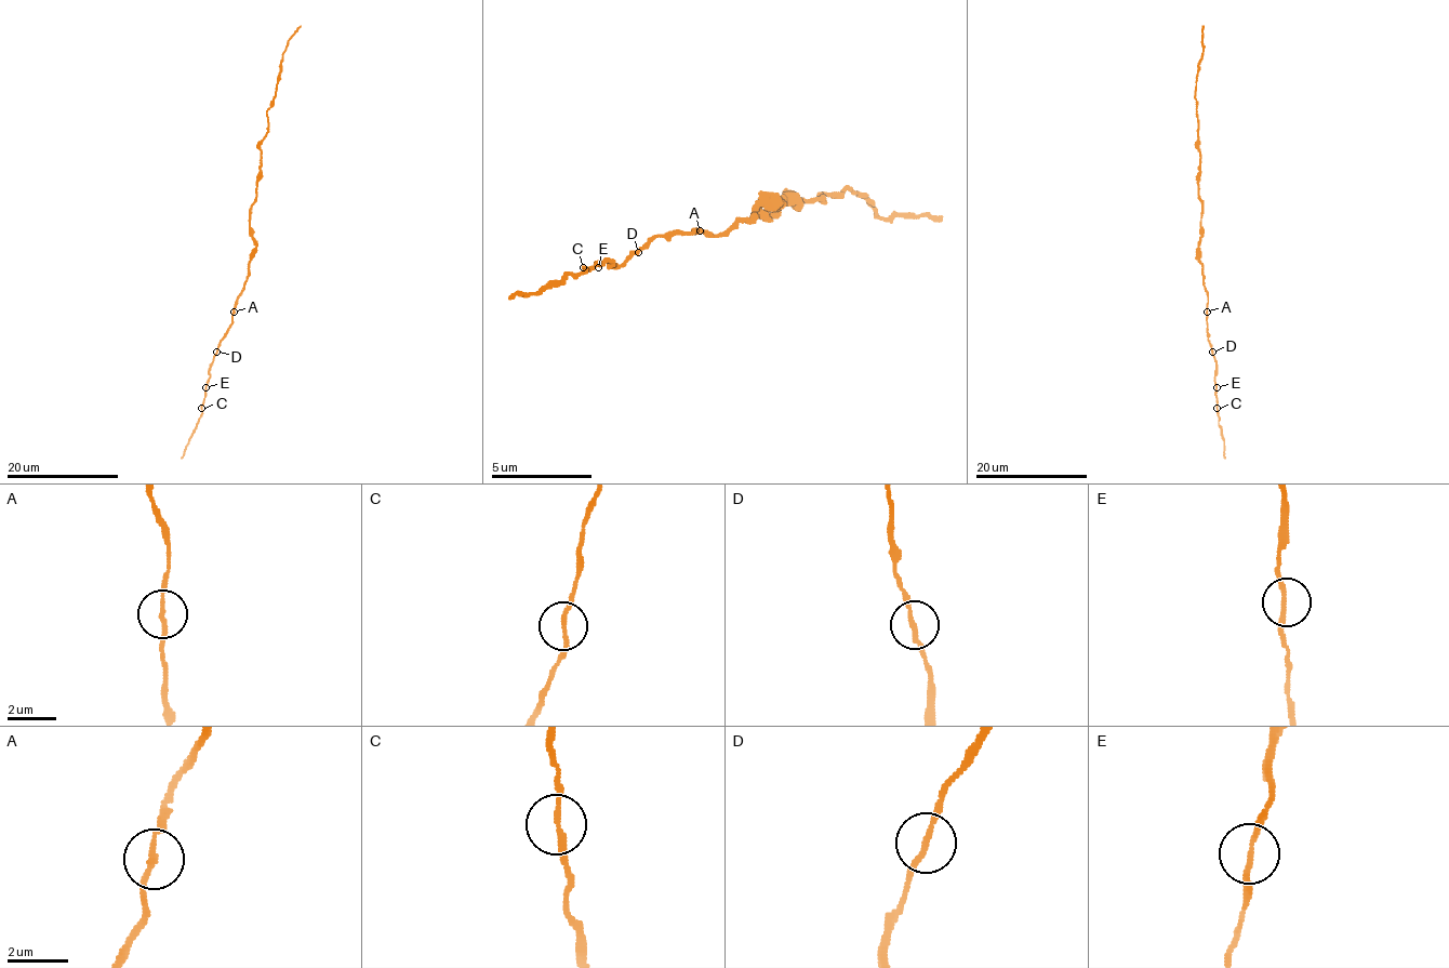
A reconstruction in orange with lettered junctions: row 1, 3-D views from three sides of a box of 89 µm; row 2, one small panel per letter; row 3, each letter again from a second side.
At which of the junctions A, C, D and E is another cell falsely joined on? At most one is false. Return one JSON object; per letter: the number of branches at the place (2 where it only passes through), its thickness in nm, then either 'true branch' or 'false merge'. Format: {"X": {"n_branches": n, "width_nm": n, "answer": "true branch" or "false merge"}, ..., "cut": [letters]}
{"A": {"n_branches": 2, "width_nm": 160, "answer": "true branch"}, "C": {"n_branches": 2, "width_nm": 160, "answer": "true branch"}, "D": {"n_branches": 2, "width_nm": 170, "answer": "true branch"}, "E": {"n_branches": 2, "width_nm": 160, "answer": "true branch"}, "cut": []}

